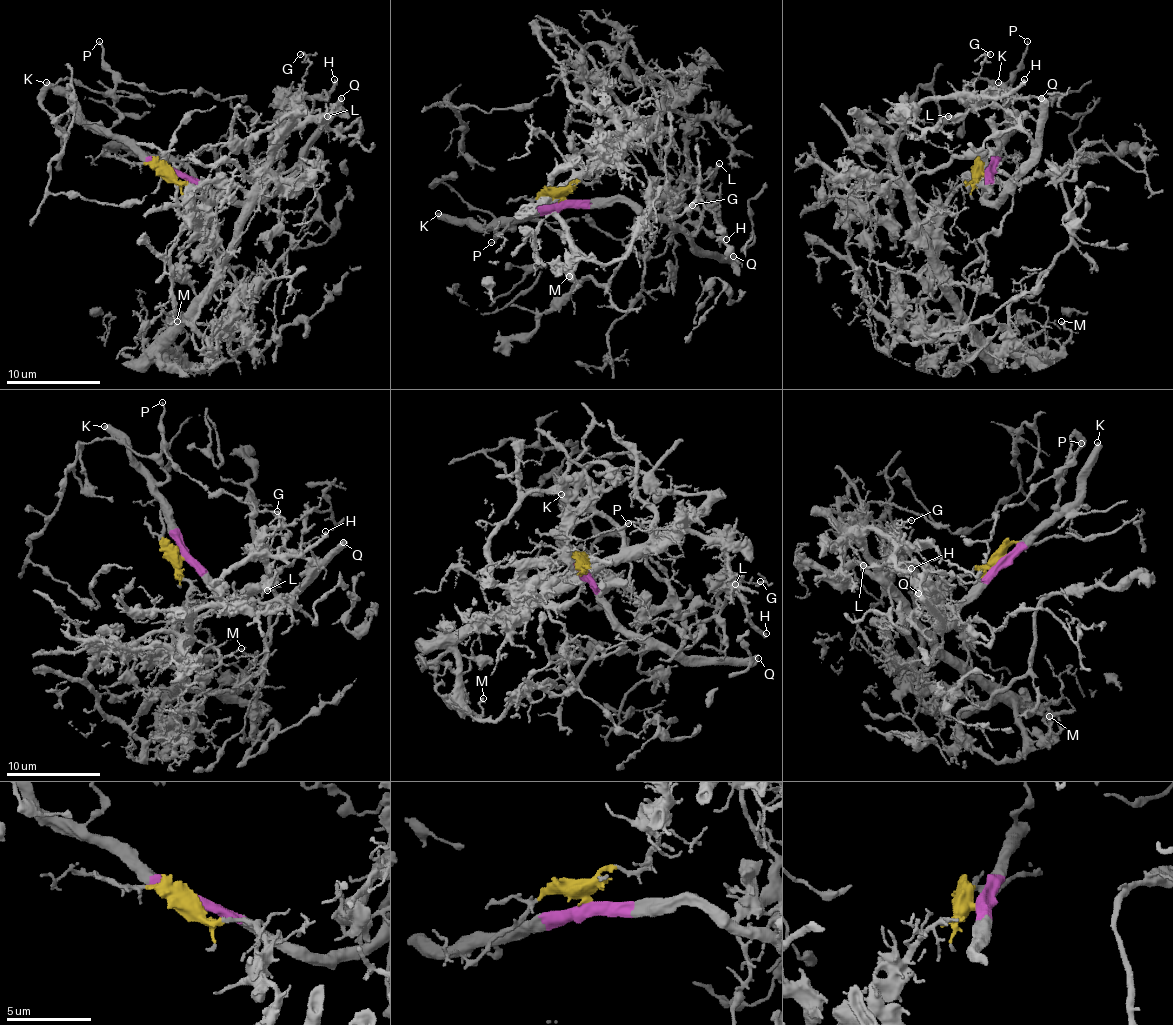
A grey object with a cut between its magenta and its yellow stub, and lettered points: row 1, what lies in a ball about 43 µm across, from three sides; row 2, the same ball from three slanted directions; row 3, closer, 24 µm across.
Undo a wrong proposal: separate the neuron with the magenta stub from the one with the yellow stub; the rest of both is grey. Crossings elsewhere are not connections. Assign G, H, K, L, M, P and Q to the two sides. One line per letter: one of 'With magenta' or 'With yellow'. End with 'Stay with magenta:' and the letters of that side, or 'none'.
G: With yellow
H: With yellow
K: With magenta
L: With magenta
M: With yellow
P: With magenta
Q: With magenta
Stay with magenta: K, L, P, Q

